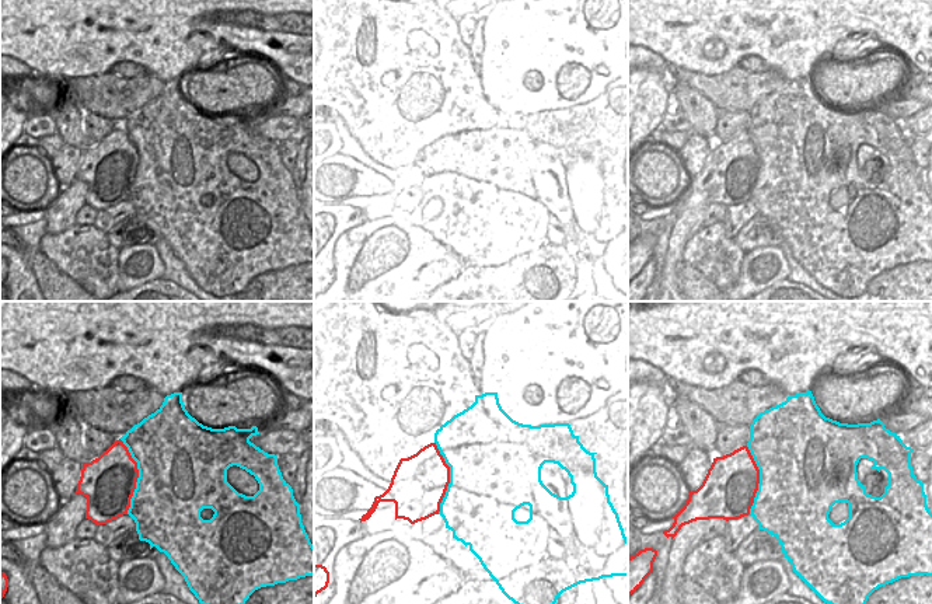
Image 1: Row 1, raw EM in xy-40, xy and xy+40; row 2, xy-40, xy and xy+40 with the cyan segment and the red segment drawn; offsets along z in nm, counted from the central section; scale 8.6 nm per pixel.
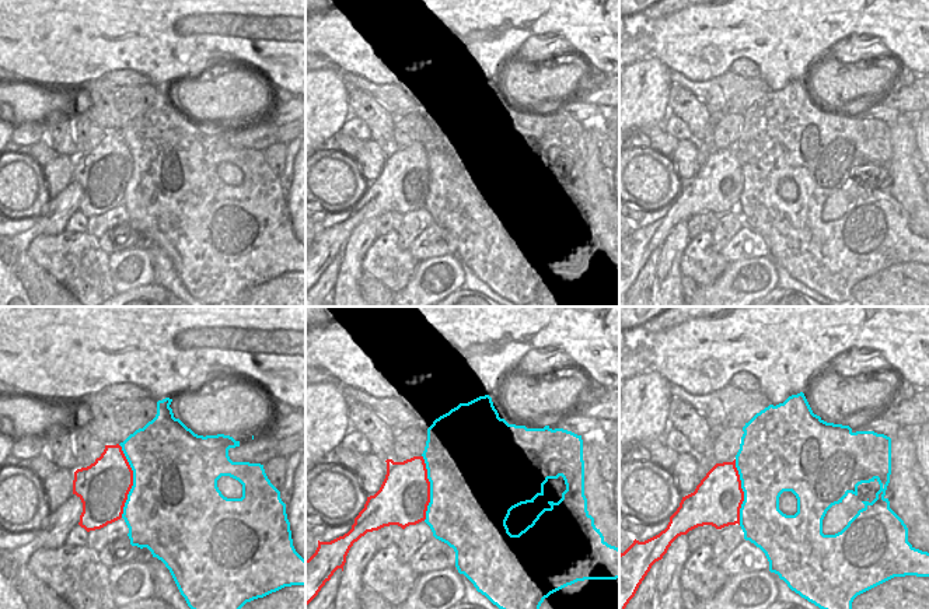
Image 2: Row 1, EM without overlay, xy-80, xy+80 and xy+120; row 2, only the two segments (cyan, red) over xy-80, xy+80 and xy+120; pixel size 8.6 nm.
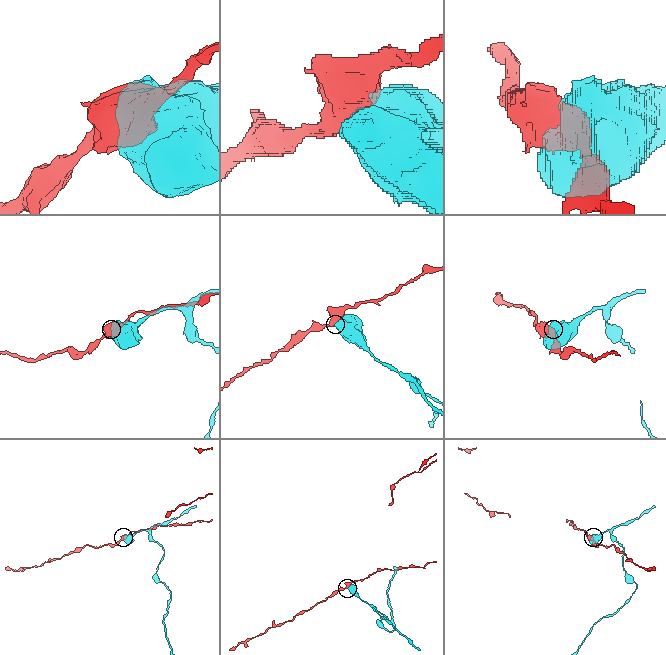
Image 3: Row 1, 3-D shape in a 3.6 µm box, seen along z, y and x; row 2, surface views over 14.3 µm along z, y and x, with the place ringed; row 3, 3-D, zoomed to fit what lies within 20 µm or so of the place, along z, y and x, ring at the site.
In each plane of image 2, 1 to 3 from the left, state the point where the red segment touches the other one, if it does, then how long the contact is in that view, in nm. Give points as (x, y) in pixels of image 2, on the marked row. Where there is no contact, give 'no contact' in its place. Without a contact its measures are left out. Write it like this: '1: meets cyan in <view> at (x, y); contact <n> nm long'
1: meets cyan in xy-80 at (133, 480); contact 650 nm long
2: meets cyan in xy+80 at (430, 487); contact 550 nm long
3: meets cyan in xy+120 at (743, 490); contact 550 nm long

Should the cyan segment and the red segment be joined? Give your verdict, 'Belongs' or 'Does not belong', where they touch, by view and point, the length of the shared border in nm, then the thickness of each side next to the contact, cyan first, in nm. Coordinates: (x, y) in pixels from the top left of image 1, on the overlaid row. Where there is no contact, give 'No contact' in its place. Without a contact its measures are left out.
Does not belong. Touches cyan at xy-40 (139, 477). Shared border 650 nm. Thickness 500 nm (cyan) against 440 nm

